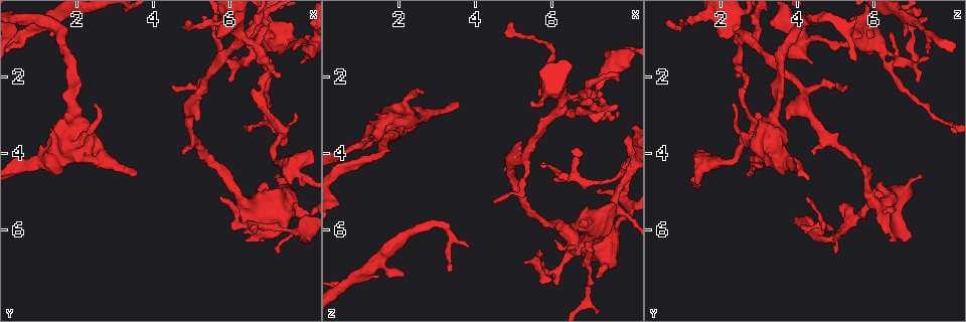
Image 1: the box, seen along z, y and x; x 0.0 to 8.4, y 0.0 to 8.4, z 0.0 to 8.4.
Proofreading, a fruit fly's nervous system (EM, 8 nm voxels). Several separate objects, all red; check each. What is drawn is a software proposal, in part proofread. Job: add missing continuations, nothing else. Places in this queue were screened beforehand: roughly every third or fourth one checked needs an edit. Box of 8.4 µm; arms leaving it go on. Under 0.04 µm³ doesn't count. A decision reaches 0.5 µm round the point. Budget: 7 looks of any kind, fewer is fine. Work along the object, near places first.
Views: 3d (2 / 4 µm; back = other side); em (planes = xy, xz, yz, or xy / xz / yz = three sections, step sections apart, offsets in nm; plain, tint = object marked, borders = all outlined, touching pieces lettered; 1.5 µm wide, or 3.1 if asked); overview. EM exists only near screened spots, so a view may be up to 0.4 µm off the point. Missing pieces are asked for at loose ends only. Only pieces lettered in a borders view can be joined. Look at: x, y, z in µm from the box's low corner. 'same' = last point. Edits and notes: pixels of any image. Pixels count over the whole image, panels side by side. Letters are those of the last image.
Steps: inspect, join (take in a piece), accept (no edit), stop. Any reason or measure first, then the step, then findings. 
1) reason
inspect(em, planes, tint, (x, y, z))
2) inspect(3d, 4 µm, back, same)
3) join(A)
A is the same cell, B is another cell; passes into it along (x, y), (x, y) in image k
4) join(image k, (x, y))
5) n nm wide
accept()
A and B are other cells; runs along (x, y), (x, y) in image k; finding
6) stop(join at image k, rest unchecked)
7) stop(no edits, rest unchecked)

inspect(3d, 2 µm, (3.45, 4.55, 2.70))

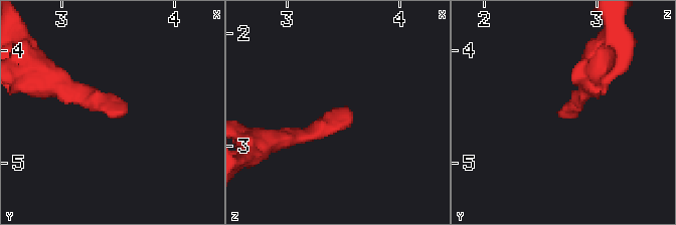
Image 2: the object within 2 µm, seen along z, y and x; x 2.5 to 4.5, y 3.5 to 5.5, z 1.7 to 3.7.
shape alone is not enough
inspect(em, xy, step 4, tint, (3.46, 4.58, 2.68))

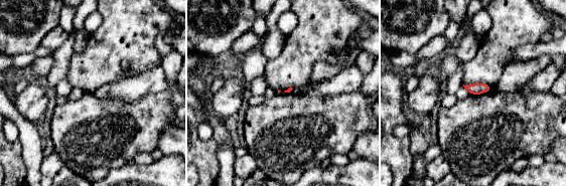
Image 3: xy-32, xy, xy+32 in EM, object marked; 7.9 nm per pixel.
inspect(em, xz, step 8, borders, same)

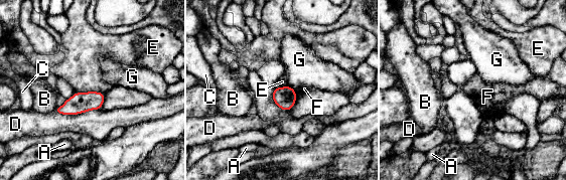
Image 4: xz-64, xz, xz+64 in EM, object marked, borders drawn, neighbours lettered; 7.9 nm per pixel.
170 nm wide
accept()
A, B, C, D, E, F and G are other cells; border along (293, 88), (296, 98) in image 4; none of them fits

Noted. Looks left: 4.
free end
inspect(3d, 2 µm, (6.00, 2.15, 7.10))

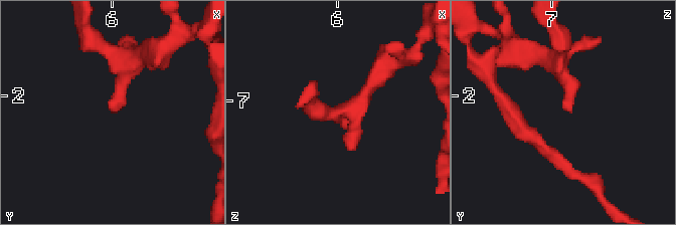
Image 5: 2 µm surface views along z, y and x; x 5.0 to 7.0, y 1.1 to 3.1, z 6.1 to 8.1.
arms of 160, 180 nm; now the EM
inspect(em, planes, tint, (5.98, 2.12, 7.18))

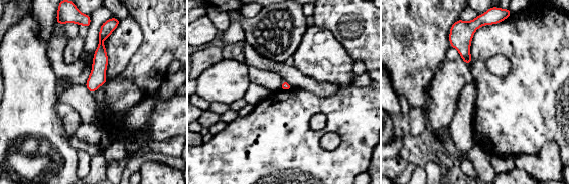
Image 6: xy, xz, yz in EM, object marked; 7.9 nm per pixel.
inspect(em, planes, borders, same)

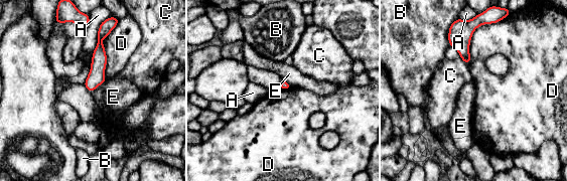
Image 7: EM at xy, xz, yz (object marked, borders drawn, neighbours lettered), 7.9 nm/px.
D touches over 380 nm
accept()
A, B, C, D and E are other cells; border along (492, 23), (474, 30), (466, 63) in image 7; no lettered piece goes on from it

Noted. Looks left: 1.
stop(no edits, rest unchecked)

